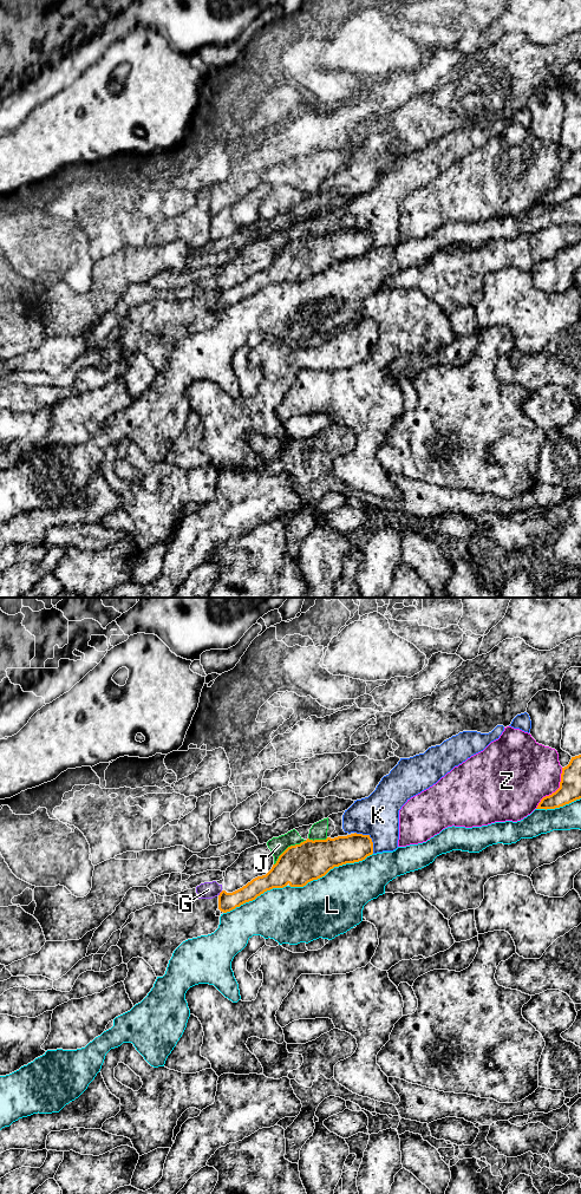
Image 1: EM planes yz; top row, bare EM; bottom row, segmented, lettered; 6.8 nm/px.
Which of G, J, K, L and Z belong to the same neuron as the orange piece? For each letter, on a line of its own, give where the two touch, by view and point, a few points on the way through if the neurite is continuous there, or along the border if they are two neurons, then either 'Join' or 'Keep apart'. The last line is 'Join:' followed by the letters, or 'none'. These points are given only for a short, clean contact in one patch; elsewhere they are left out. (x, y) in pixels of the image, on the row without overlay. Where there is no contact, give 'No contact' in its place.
G: Touches orange at yz (220, 288). Boundary: yz (222, 286), (219, 291). Keep apart
J: Touches orange at yz (288, 242). Keep apart
K: Touches orange at yz (370, 233). Keep apart
L: Touches orange at yz (331, 263). Keep apart
Z: Touches orange at yz (556, 186). Keep apart
Join: none

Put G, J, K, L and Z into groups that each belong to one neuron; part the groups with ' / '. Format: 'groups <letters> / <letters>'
groups G J K / L / Z

